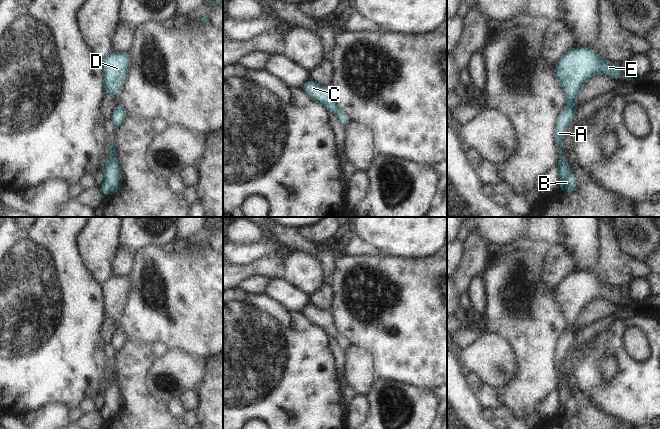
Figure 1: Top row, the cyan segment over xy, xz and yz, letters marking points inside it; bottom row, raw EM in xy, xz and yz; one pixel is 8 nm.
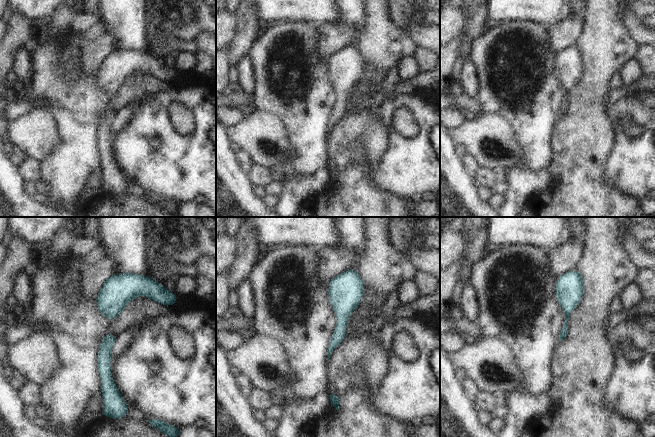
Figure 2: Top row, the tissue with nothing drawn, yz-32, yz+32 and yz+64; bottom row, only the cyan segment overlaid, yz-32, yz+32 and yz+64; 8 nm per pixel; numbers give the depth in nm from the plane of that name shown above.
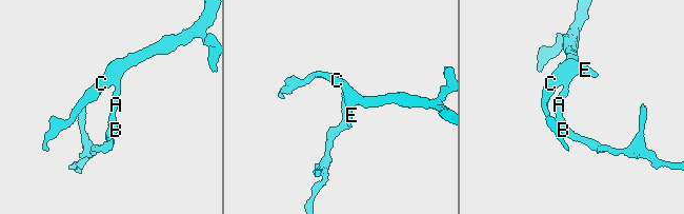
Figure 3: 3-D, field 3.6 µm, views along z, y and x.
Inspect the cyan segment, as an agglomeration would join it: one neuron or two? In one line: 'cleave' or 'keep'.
keep

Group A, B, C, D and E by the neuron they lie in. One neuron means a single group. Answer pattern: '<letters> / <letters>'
A B C D E

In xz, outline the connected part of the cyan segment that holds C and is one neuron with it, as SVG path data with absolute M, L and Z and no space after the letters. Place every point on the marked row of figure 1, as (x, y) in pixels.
M308 79L304 82L301 89L312 100L324 106L329 113L335 114L341 125L346 127L347 124L352 122L352 120L336 106L334 96L329 87L325 87Z

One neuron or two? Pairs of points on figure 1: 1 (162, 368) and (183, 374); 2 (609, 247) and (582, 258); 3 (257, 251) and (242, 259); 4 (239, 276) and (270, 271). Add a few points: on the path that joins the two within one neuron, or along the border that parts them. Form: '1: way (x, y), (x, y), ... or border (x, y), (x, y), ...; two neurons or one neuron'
1: way (167, 372), (178, 372); one neuron
2: border (597, 228), (598, 255), (591, 271); two neurons
3: way (253, 252), (246, 255); one neuron
4: way (247, 271), (262, 270); one neuron

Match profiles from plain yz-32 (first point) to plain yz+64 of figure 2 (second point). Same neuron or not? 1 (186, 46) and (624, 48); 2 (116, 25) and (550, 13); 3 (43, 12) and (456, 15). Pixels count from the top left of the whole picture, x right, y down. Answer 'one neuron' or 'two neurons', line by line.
1: one neuron
2: two neurons
3: two neurons

